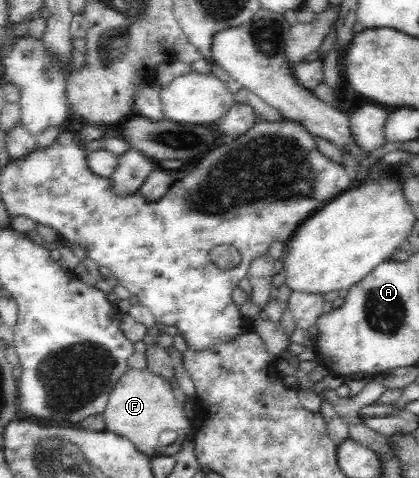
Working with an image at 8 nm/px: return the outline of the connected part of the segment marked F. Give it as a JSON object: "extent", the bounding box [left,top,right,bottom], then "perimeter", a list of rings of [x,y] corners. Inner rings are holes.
{"extent":[102,367,192,457],"perimeter":[[[148,367],[143,370],[129,369],[117,380],[102,415],[107,430],[128,438],[137,450],[149,457],[176,454],[182,448],[183,441],[192,434],[191,419],[185,417],[182,404],[173,395],[171,385]],[[164,430],[176,432],[176,439],[169,444],[161,443],[159,435]]]}

